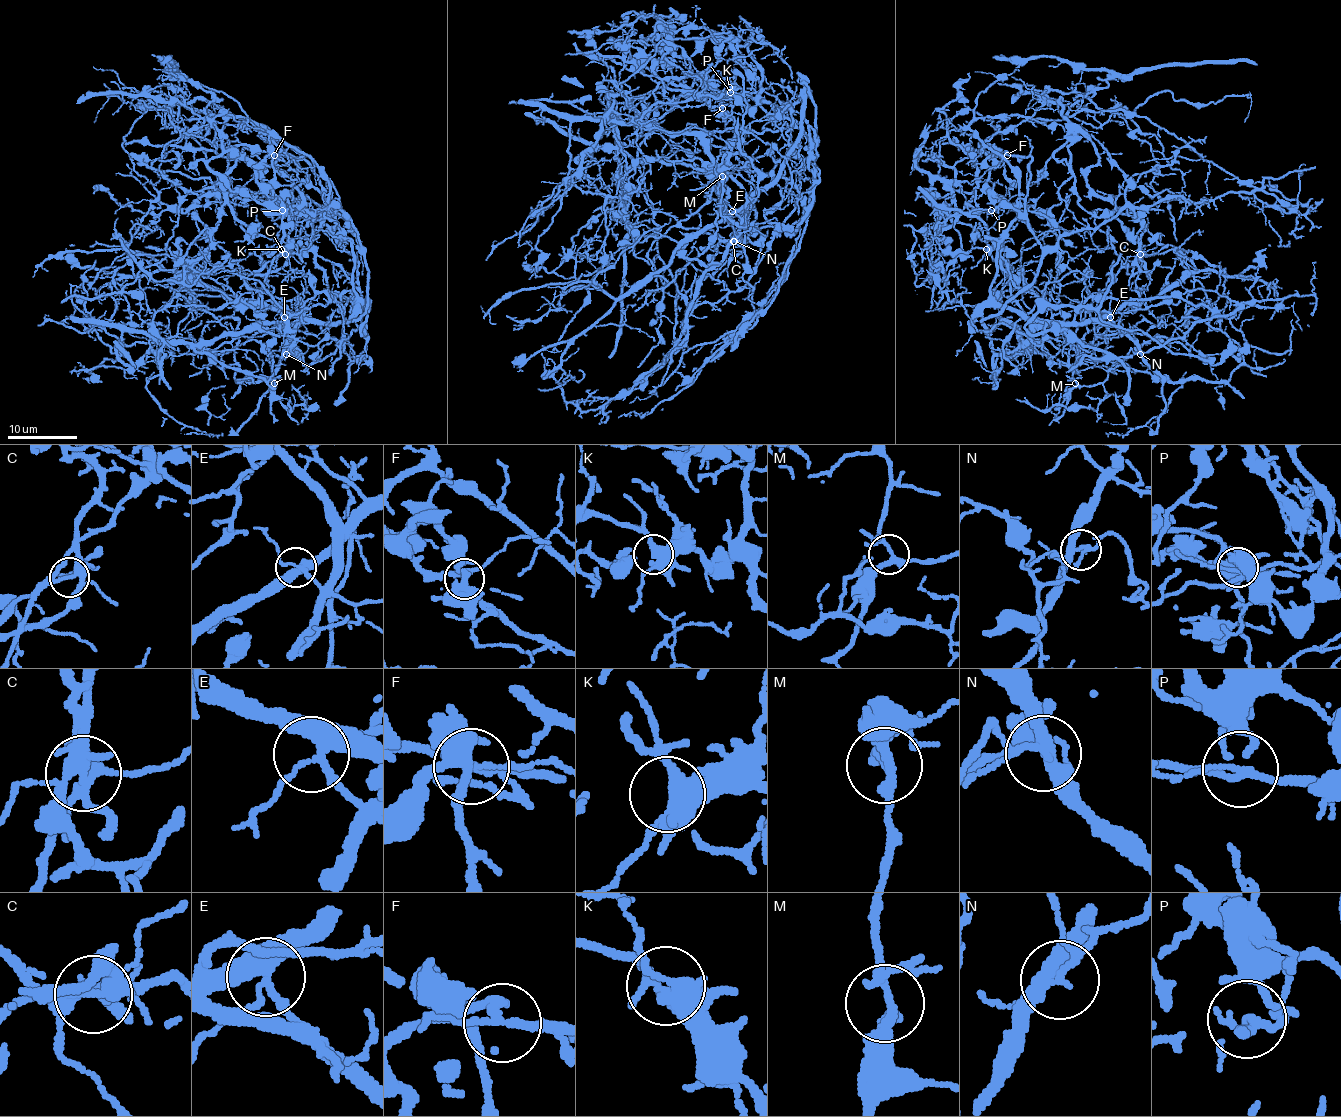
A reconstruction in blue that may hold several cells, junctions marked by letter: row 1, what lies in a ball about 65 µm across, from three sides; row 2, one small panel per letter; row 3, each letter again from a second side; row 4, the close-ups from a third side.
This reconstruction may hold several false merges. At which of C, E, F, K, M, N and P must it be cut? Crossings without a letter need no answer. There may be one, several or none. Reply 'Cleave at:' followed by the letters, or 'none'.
Cleave at: C, F

